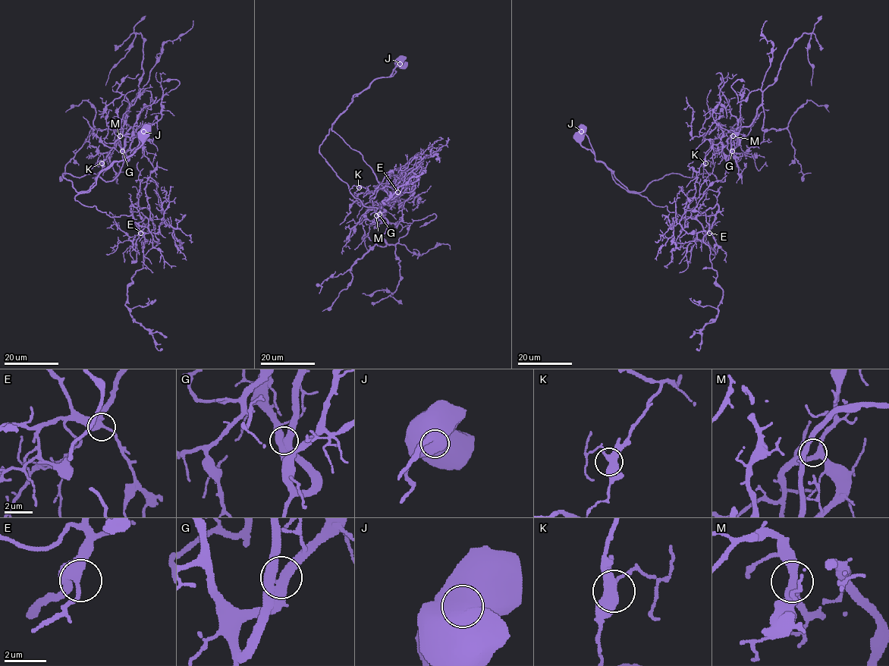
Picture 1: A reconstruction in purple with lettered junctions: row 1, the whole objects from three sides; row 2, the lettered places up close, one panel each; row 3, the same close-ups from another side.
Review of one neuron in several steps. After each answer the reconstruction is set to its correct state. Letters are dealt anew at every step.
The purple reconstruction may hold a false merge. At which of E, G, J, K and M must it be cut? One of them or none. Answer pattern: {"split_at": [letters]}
{"split_at": ["J"]}

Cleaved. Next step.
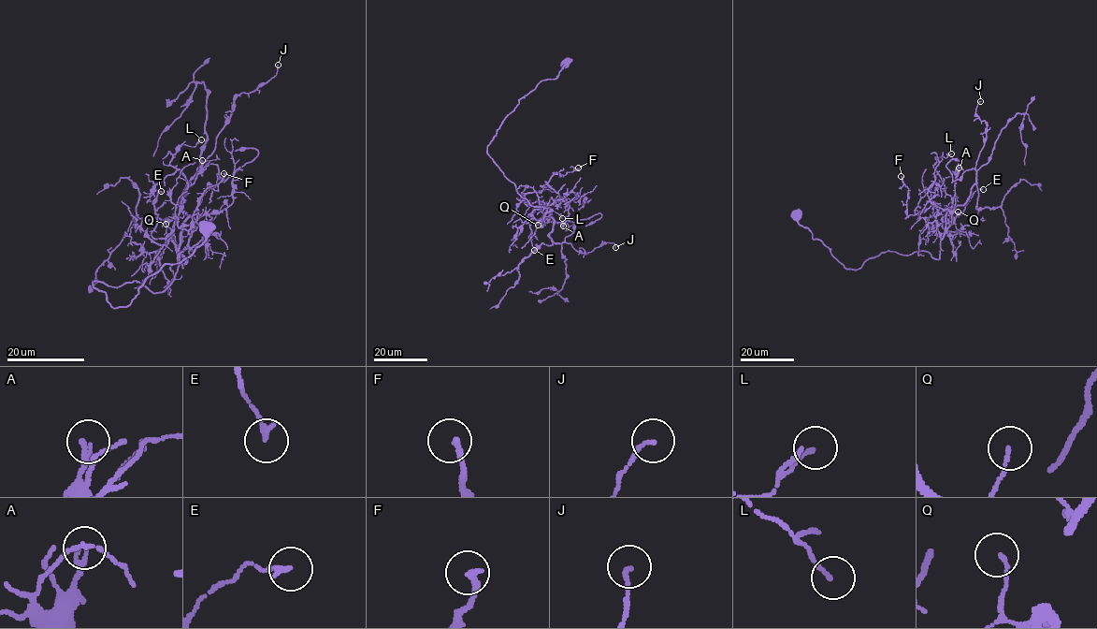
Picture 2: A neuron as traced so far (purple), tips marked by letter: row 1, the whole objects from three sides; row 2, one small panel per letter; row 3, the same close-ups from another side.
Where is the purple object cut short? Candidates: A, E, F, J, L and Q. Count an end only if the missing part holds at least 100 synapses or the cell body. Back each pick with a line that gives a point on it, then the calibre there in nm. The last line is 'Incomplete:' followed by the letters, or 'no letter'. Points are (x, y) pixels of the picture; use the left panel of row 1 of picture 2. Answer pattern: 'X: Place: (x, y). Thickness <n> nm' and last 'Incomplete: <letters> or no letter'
Incomplete: no letter

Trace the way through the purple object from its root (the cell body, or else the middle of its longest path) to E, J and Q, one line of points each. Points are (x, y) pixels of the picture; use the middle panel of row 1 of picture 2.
E: (566, 63), (519, 101), (487, 147), (516, 192), (547, 207), (542, 219), (537, 210), (527, 220), (534, 250)
J: (566, 63), (519, 101), (487, 153), (522, 197), (547, 207), (555, 242), (584, 254), (607, 242), (615, 247)
Q: (566, 63), (555, 79), (542, 80), (519, 101), (487, 147), (516, 192), (531, 205), (547, 207), (538, 225)

